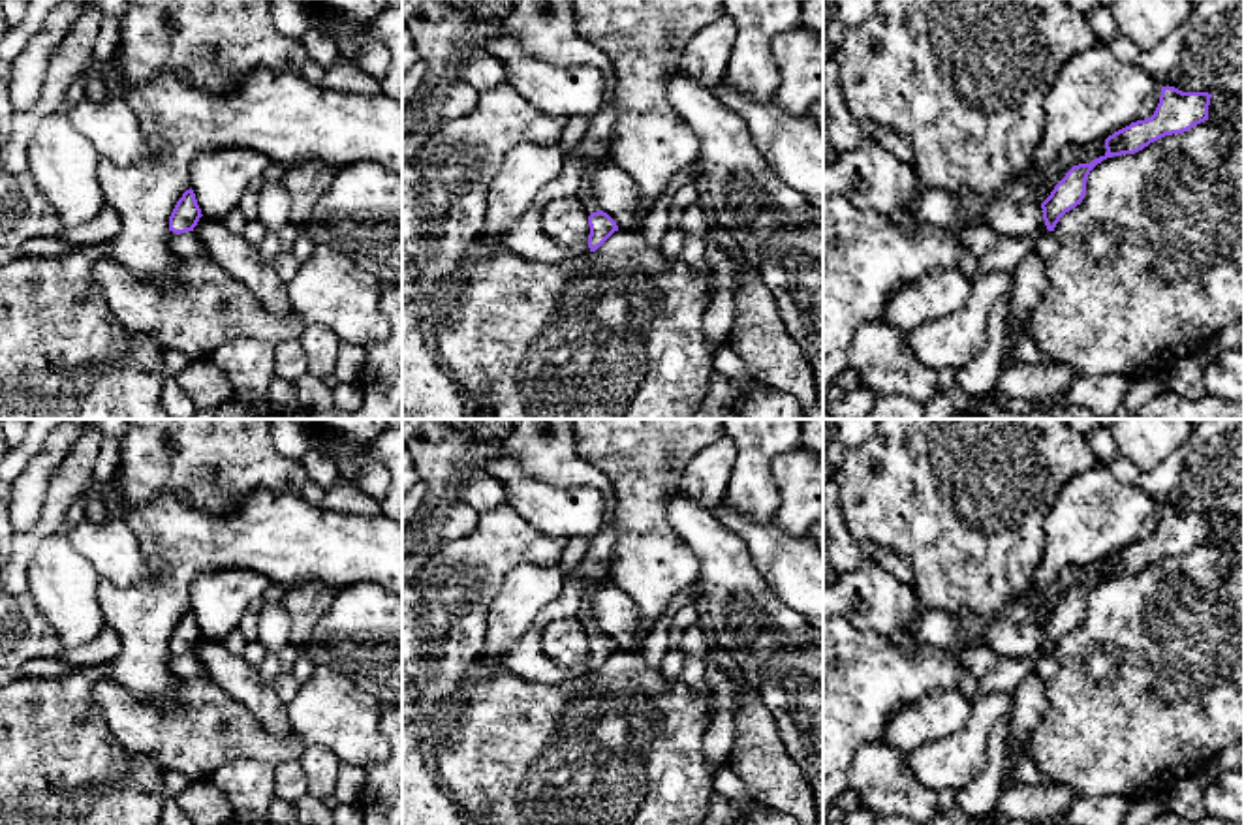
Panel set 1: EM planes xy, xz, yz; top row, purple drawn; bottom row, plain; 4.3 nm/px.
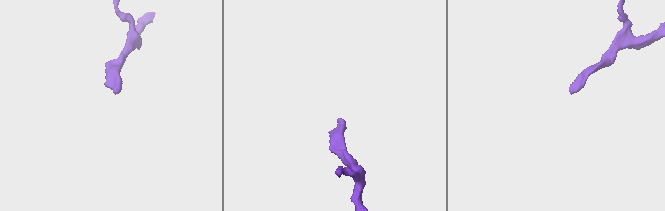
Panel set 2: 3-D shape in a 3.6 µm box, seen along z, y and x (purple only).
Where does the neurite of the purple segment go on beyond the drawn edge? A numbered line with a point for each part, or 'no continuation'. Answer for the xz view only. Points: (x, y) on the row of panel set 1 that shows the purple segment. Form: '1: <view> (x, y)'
1: xz (585, 196)

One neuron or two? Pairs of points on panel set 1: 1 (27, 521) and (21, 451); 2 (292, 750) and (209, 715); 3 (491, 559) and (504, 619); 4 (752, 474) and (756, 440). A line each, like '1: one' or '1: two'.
1: two
2: one
3: two
4: one

